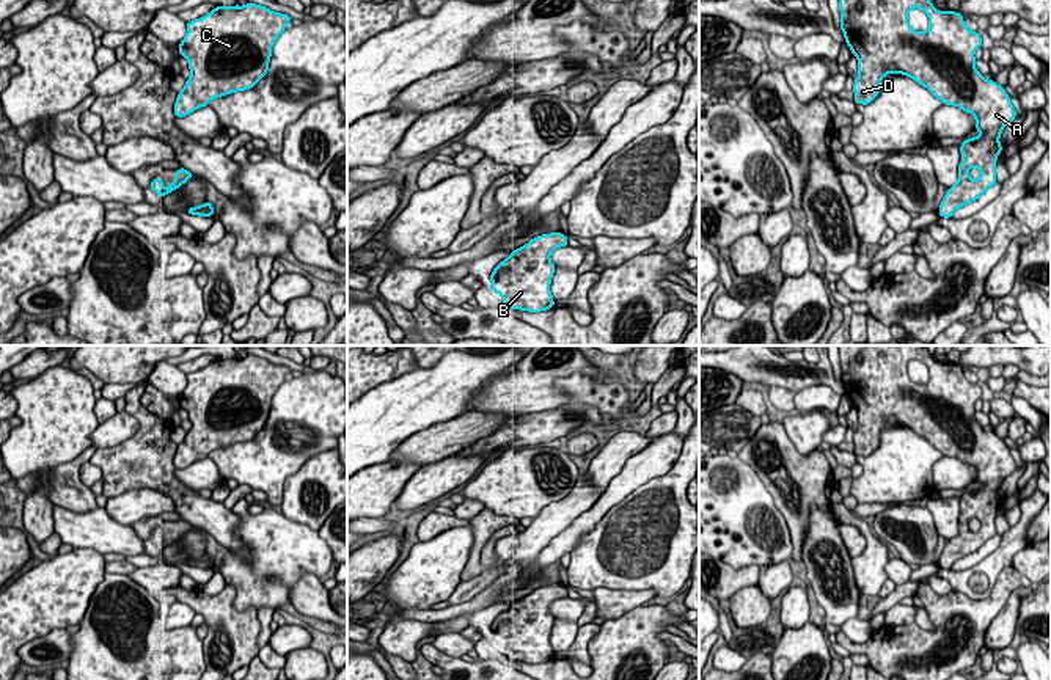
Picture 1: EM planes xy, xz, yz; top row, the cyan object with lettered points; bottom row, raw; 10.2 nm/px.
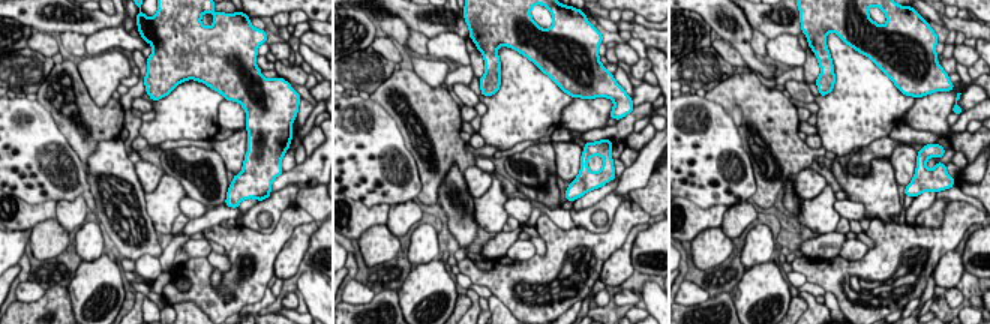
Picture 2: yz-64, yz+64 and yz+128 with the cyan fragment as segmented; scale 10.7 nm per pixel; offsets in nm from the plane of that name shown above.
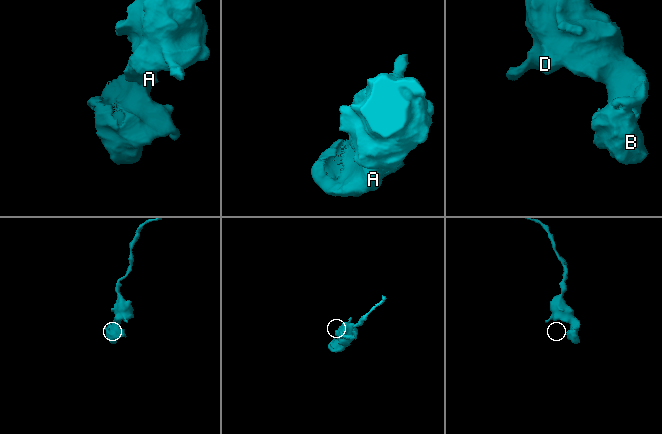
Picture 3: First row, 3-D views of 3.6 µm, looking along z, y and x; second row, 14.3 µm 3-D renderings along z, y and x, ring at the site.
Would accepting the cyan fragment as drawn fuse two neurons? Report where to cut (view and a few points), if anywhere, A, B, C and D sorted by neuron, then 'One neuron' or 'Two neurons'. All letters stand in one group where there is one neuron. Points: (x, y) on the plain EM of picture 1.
No split. Groups: A B C D. One neuron

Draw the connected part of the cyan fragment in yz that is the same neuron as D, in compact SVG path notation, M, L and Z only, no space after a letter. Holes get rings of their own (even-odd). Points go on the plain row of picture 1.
M839 345L840 382L851 405L858 410L858 429L853 435L855 455L867 457L880 446L886 426L903 426L925 438L944 457L955 457L976 468L976 481L982 487L966 490L961 498L958 534L947 540L939 568L952 565L979 551L996 532L996 509L1002 481L1016 470L1009 446L994 432L985 432L976 421L974 404L982 399L982 389L971 383L963 367L955 363L938 363L927 345ZM919 360L928 367L928 382L914 383L908 375L908 363Z

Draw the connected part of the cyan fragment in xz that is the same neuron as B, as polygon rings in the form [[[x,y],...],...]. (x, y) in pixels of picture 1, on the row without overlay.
[[[551,584],[512,601],[511,608],[493,620],[490,642],[500,645],[501,653],[512,661],[539,664],[553,660],[550,634],[556,617],[550,612],[550,605],[567,597],[566,586]]]

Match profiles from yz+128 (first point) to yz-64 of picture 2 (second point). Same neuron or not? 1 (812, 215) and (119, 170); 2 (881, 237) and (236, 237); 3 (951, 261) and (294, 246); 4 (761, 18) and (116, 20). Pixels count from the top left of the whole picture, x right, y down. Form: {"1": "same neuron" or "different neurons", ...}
{"1": "different neurons", "2": "same neuron", "3": "same neuron", "4": "same neuron"}

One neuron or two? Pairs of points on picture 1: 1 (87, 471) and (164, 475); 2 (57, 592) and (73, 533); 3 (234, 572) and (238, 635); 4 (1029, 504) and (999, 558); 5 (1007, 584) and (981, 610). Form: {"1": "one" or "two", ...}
{"1": "two", "2": "two", "3": "two", "4": "one", "5": "one"}

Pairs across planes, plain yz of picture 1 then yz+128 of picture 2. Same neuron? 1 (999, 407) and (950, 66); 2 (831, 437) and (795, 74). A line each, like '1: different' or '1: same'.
1: different
2: same

